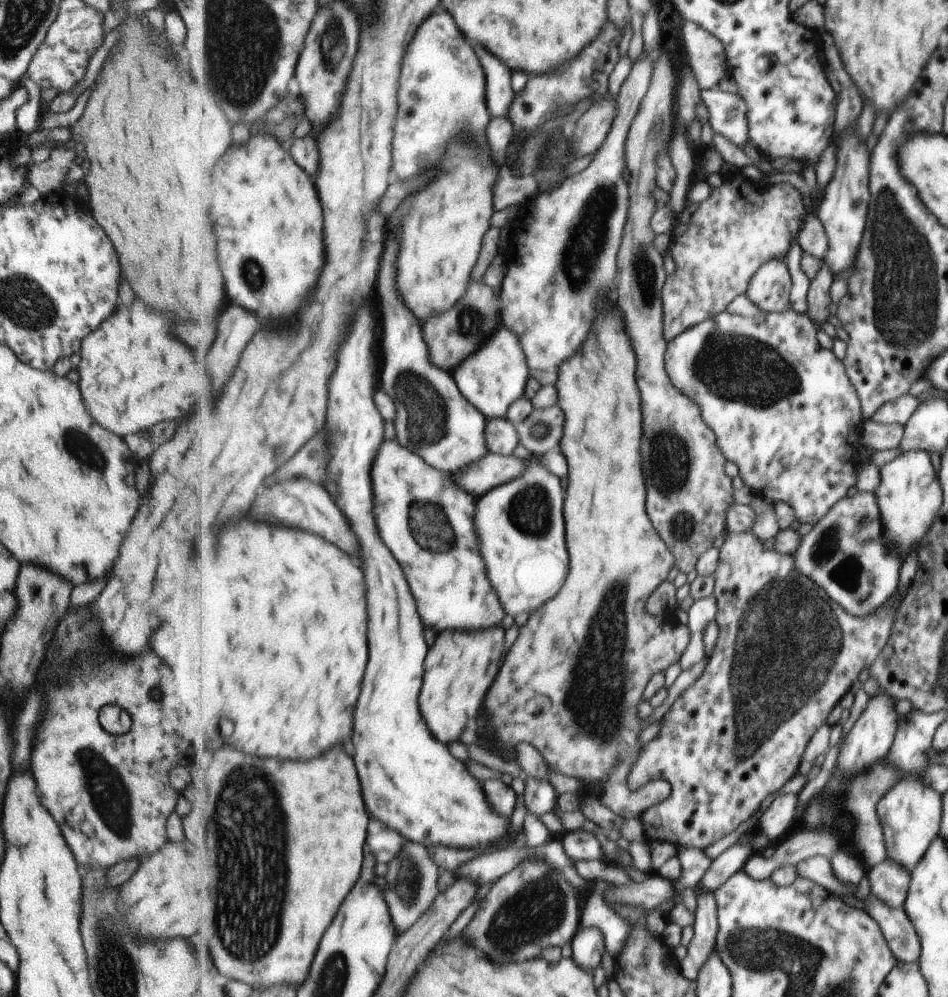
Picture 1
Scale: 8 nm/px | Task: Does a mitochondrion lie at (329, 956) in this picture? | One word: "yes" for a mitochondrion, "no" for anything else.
yes

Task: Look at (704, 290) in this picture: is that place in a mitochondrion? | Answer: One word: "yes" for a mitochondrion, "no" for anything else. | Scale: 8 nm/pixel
no

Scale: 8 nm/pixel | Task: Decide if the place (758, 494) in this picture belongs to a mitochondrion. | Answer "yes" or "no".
no

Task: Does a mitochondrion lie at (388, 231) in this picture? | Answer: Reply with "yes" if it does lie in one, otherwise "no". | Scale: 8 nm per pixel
no

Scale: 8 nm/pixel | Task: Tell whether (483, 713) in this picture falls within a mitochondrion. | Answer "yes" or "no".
no

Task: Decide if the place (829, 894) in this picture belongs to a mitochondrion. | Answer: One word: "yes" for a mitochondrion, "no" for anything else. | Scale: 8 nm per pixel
no

